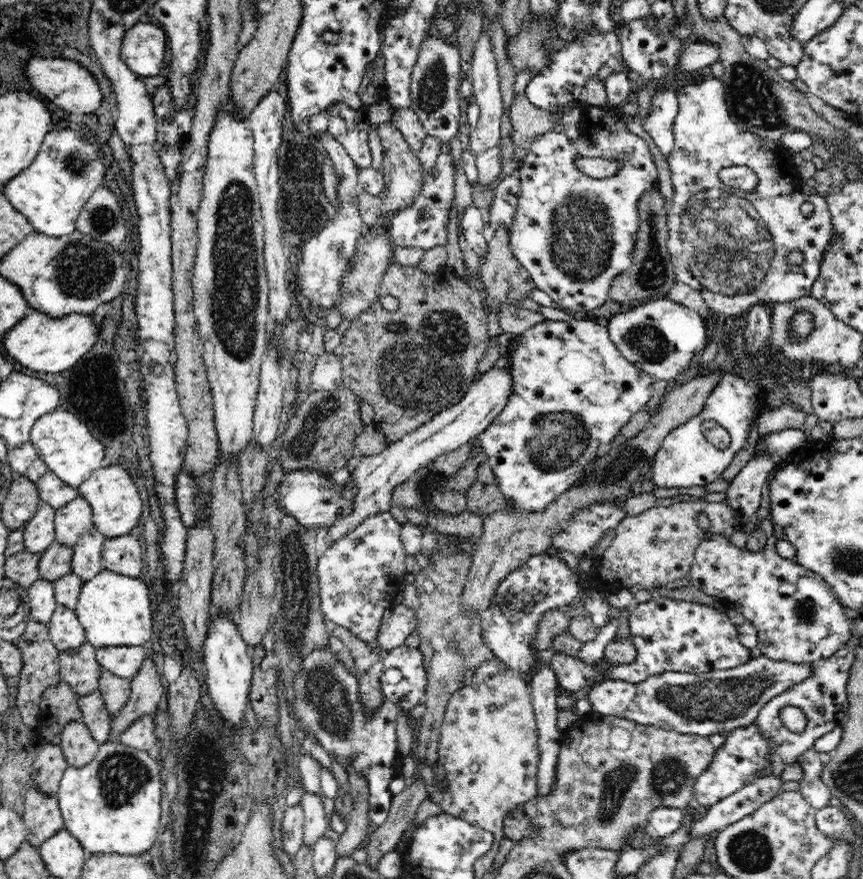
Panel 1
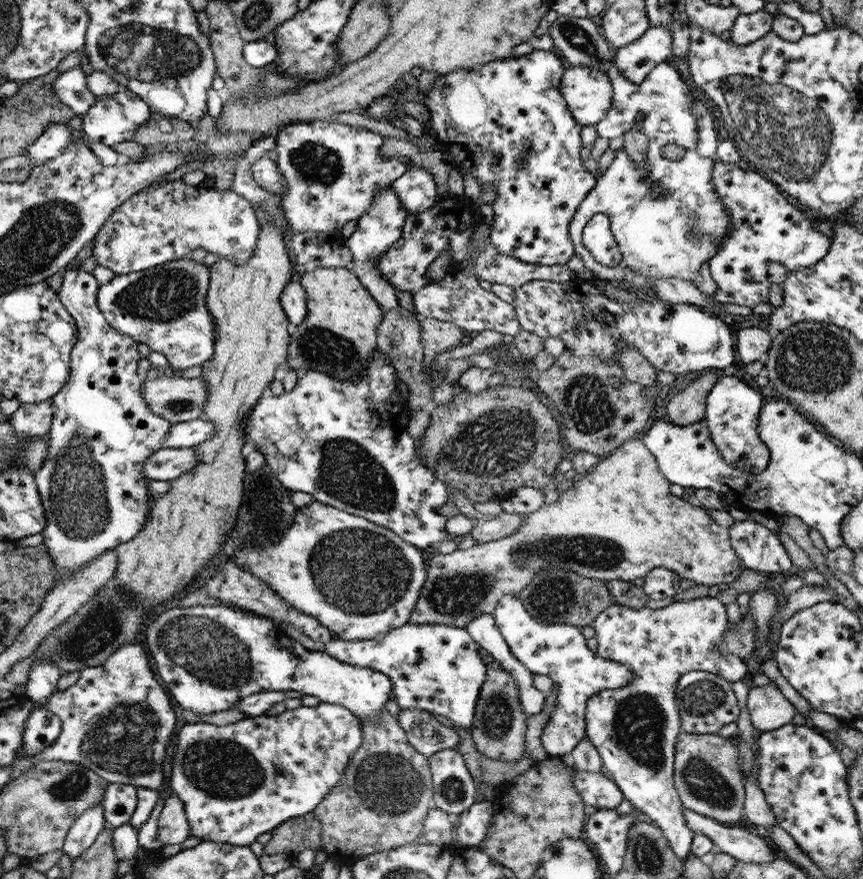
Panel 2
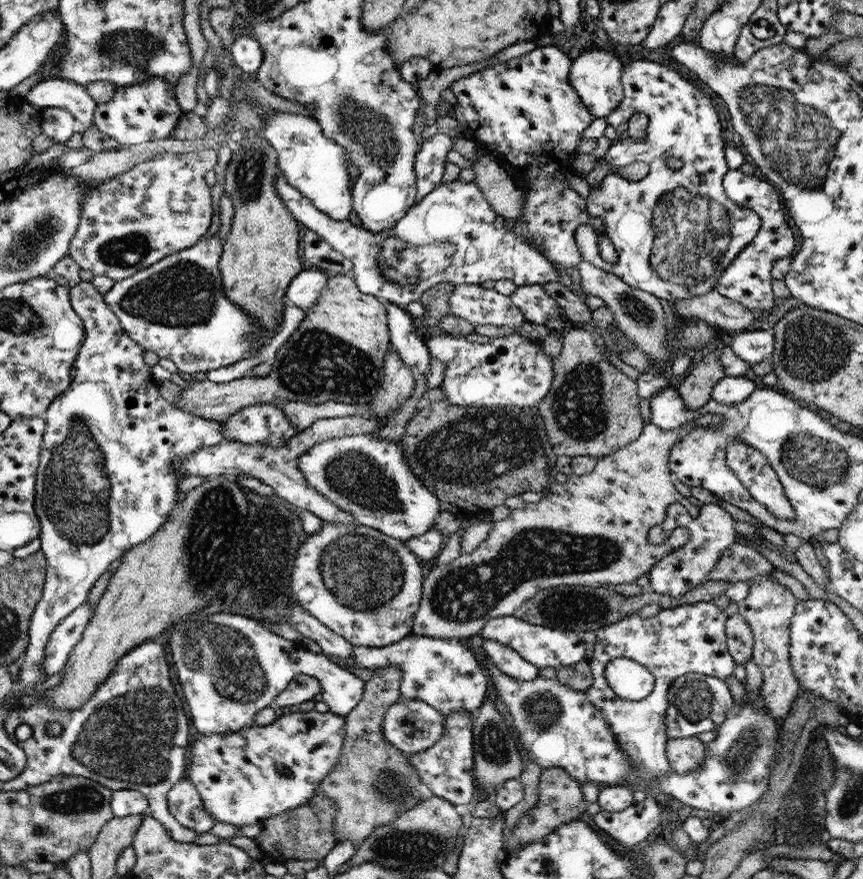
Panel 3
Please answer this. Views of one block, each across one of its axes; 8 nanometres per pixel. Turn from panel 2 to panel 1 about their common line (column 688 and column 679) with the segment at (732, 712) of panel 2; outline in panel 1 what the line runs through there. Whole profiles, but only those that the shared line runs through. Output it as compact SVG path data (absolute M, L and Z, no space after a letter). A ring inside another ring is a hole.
M761 654L746 664L709 673L664 671L636 684L606 678L587 691L586 699L592 704L594 713L600 715L704 738L712 734L728 736L732 730L753 724L772 697L811 677L813 666L814 663L776 662Z

